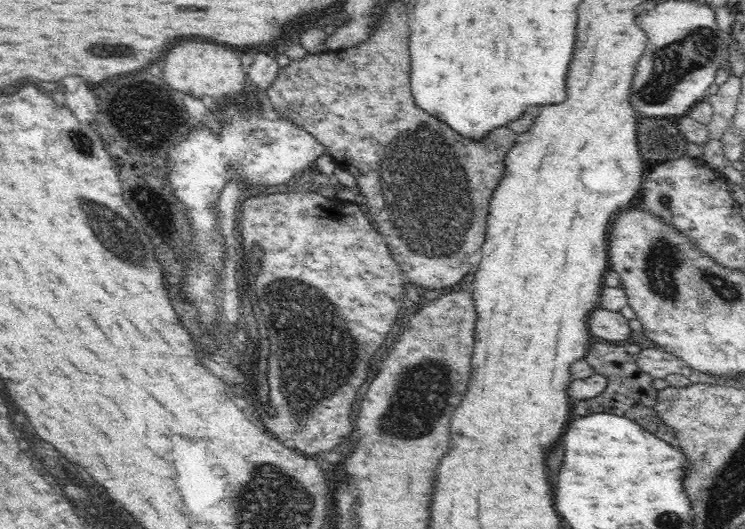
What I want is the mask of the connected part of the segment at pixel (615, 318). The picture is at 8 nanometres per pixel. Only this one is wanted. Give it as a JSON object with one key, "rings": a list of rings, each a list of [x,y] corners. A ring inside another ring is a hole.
{"rings":[[[606,309],[594,310],[588,317],[588,328],[591,336],[604,338],[608,343],[621,343],[628,340],[632,330],[628,318],[620,312]]]}

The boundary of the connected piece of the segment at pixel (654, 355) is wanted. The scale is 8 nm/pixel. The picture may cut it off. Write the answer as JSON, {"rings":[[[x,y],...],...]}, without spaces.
{"rings":[[[662,348],[640,350],[634,361],[640,371],[650,375],[653,379],[665,379],[670,374],[688,377],[693,372],[682,359]]]}

